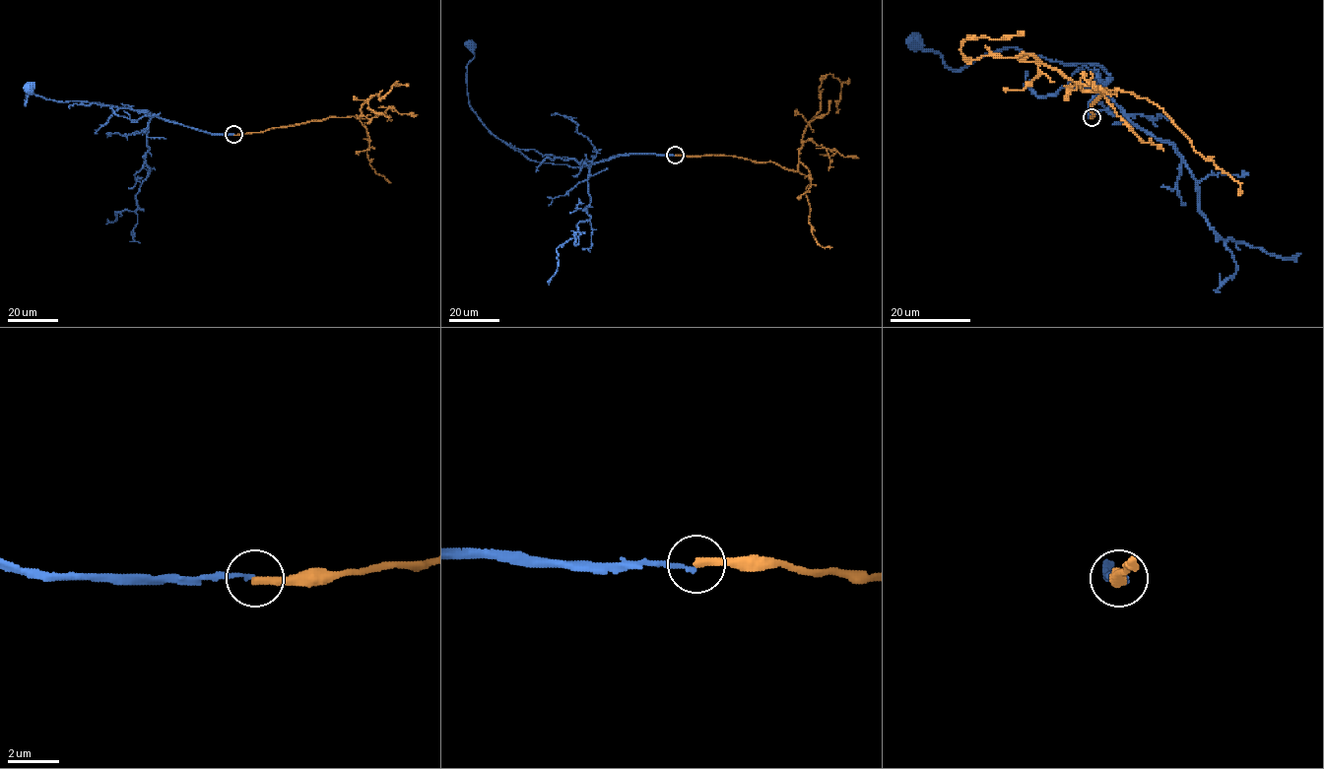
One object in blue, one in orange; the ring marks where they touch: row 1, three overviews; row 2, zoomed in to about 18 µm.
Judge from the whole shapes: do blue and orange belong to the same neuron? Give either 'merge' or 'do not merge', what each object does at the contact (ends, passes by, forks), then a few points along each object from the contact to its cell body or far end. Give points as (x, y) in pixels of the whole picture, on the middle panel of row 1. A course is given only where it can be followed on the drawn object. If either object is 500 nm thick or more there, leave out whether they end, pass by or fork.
do not merge; blue ends there; orange ends there; blue runs (675, 155), (625, 154), (575, 167), (527, 159), (496, 138), (470, 106), (467, 67), (474, 56), (471, 44); orange runs (675, 155), (734, 156), (797, 170), (802, 136), (820, 110), (819, 87), (831, 74), (841, 83), (835, 113)

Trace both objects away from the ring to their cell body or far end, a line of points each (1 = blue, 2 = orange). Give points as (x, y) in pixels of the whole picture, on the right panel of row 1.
1: (1092, 117), (1090, 103), (1111, 79), (1101, 66), (1013, 46), (950, 70), (912, 39)
2: (1092, 117), (1103, 89), (1117, 89), (1083, 91), (1025, 53), (977, 59), (961, 53), (967, 35), (1024, 32)

